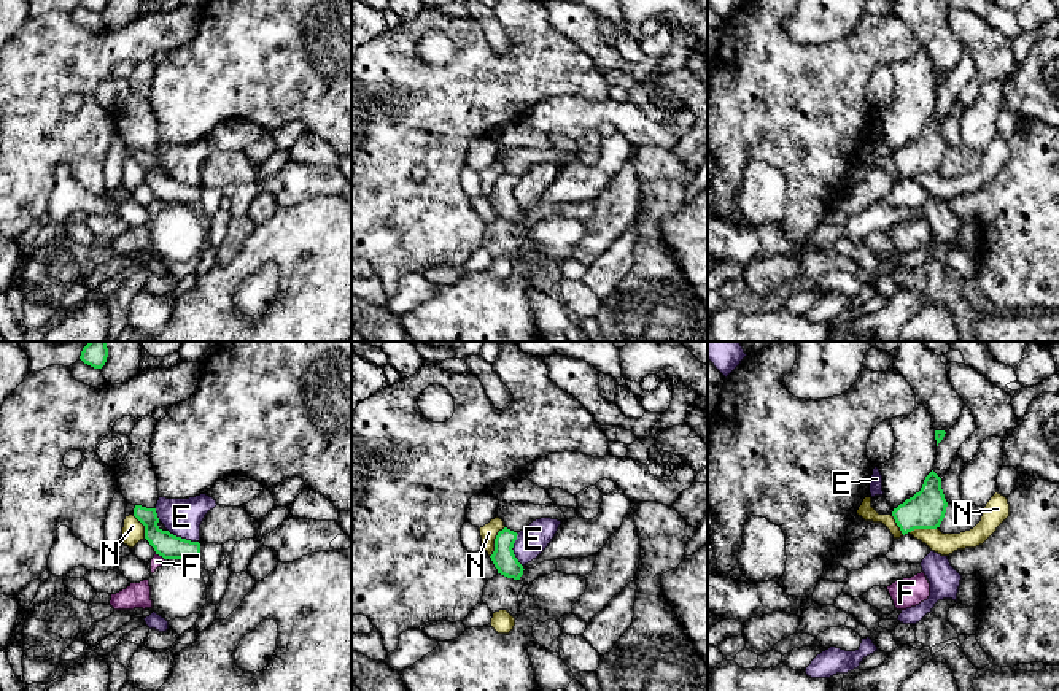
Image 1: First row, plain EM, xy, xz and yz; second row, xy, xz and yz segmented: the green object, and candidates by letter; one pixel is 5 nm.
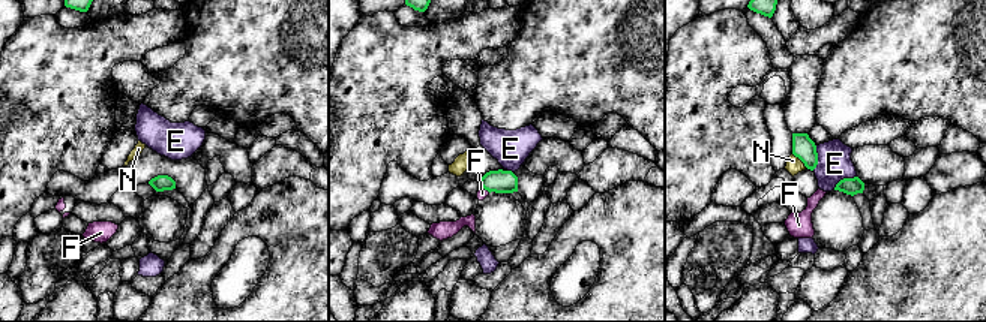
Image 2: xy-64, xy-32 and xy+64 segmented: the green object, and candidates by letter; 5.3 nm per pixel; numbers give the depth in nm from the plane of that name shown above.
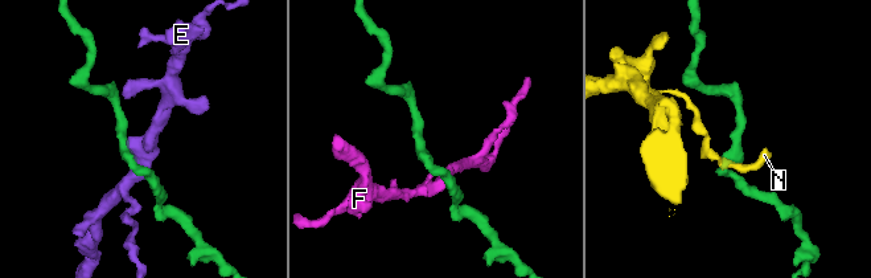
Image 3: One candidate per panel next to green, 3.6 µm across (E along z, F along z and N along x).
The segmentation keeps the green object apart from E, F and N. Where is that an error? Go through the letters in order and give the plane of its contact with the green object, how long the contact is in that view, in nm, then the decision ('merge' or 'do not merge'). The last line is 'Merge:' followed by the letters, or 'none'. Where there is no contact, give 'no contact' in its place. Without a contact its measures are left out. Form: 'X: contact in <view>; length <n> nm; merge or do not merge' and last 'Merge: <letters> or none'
E: contact in xz; length 180 nm; do not merge
F: contact in xy; length 60 nm; do not merge
N: contact in xz; length 180 nm; do not merge
Merge: none

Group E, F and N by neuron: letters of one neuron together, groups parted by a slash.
E / F / N

